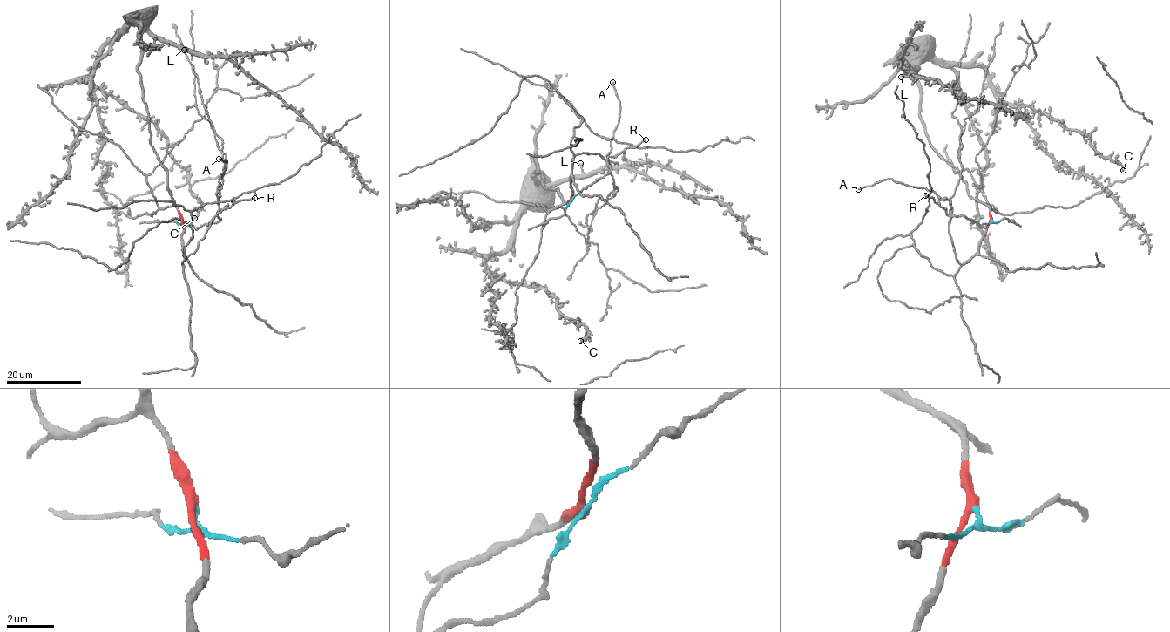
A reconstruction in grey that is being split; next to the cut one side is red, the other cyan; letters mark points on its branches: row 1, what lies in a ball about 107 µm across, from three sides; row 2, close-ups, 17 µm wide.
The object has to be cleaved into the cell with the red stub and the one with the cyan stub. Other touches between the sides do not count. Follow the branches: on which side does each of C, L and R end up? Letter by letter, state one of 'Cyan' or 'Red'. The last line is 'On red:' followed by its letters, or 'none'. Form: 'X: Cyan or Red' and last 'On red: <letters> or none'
C: Red
L: Red
R: Cyan
On red: C, L

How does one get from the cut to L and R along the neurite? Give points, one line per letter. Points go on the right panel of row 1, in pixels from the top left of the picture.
L: (991, 220), (990, 207), (969, 194), (958, 170), (930, 143), (919, 113), (916, 66), (901, 78)
R: (991, 220), (981, 225), (963, 216), (950, 216), (934, 198), (925, 195)

